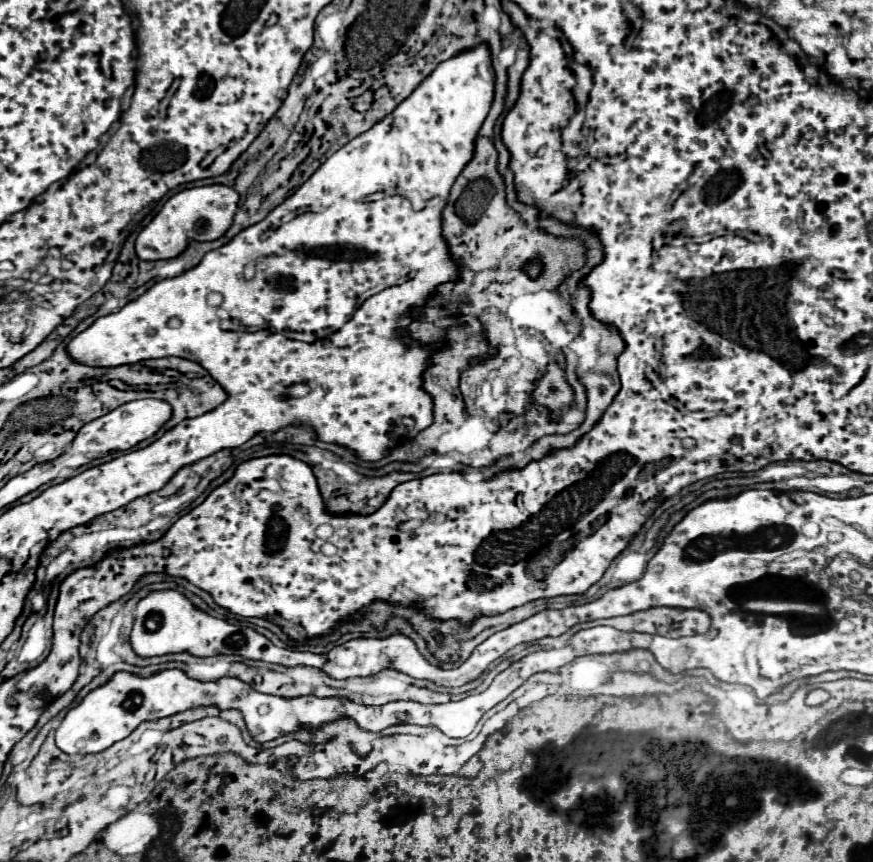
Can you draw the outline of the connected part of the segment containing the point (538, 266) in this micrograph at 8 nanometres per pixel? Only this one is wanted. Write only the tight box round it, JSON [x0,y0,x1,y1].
[521,257,543,279]

